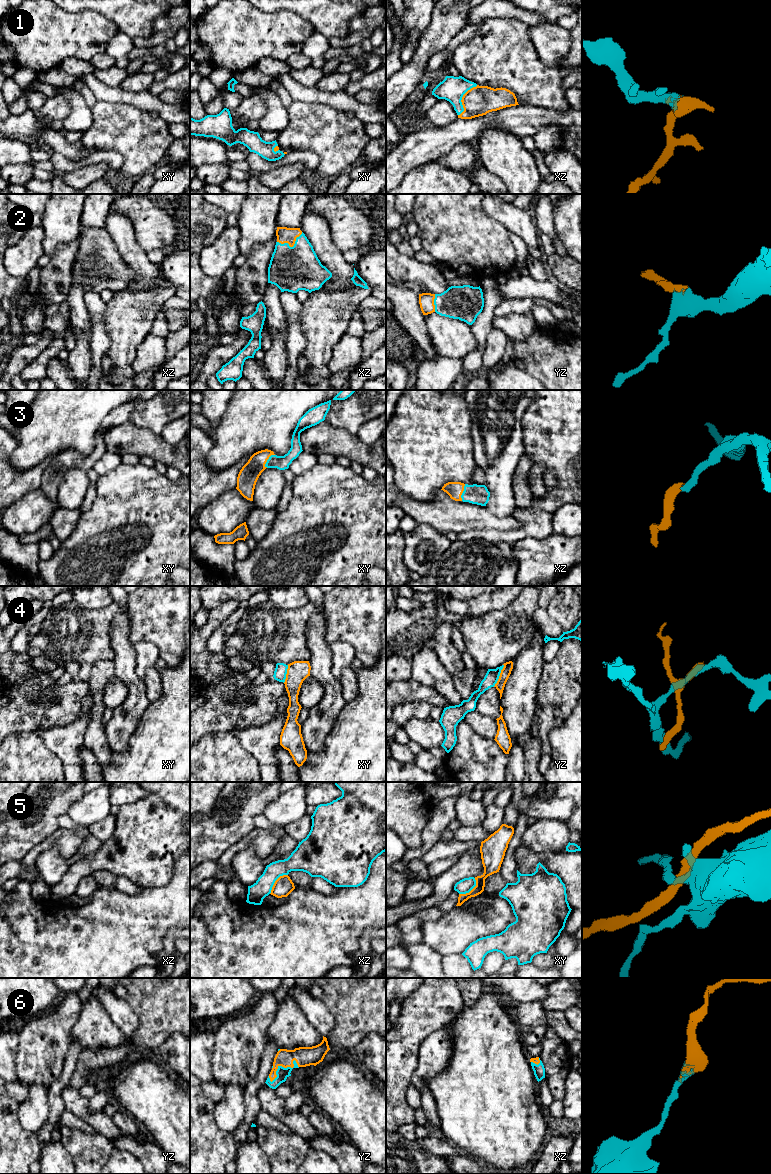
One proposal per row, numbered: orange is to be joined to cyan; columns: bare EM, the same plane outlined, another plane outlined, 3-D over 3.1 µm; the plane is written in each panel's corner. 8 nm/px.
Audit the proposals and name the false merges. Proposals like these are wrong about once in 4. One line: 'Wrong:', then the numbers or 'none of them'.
Wrong: 4, 5

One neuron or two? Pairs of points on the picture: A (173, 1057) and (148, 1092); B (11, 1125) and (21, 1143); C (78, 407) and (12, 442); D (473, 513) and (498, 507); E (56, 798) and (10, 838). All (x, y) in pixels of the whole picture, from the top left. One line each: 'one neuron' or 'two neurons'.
A: two neurons
B: one neuron
C: two neurons
D: two neurons
E: one neuron

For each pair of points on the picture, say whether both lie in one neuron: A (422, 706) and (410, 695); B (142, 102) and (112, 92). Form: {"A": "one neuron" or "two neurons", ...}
{"A": "two neurons", "B": "one neuron"}

